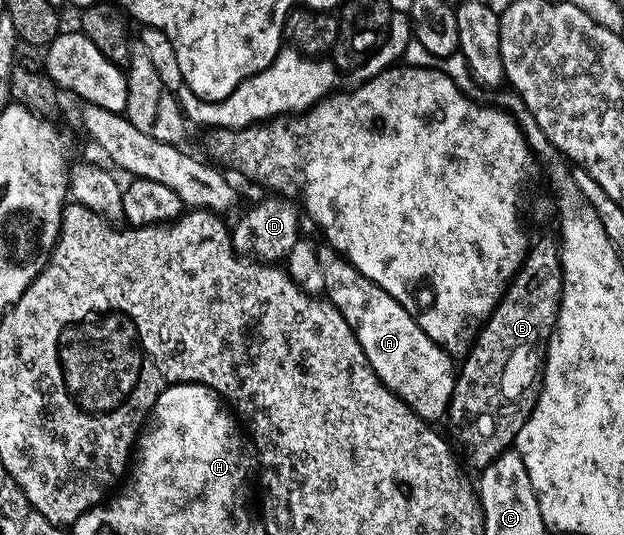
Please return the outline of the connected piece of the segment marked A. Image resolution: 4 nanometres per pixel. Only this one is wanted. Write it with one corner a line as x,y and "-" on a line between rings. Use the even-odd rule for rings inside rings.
328,246
322,247
319,262
323,266
325,279
324,295
339,310
339,314
343,314
347,326
351,326
359,346
363,346
363,354
367,354
371,370
375,370
389,391
423,419
437,422
440,416
444,417
457,380
454,357
440,344
427,338
415,318
411,318
411,314
407,314
407,310
403,310
403,306
399,306
387,290
368,280
338,252

